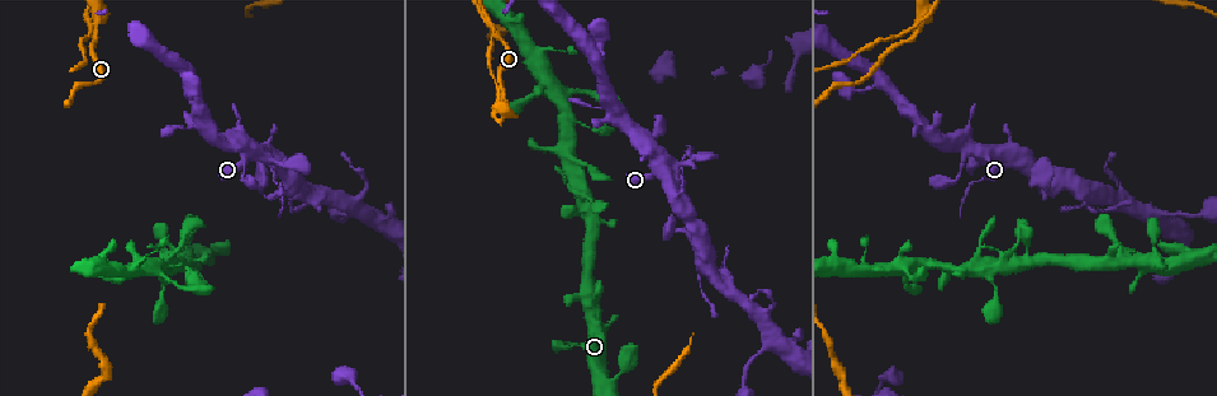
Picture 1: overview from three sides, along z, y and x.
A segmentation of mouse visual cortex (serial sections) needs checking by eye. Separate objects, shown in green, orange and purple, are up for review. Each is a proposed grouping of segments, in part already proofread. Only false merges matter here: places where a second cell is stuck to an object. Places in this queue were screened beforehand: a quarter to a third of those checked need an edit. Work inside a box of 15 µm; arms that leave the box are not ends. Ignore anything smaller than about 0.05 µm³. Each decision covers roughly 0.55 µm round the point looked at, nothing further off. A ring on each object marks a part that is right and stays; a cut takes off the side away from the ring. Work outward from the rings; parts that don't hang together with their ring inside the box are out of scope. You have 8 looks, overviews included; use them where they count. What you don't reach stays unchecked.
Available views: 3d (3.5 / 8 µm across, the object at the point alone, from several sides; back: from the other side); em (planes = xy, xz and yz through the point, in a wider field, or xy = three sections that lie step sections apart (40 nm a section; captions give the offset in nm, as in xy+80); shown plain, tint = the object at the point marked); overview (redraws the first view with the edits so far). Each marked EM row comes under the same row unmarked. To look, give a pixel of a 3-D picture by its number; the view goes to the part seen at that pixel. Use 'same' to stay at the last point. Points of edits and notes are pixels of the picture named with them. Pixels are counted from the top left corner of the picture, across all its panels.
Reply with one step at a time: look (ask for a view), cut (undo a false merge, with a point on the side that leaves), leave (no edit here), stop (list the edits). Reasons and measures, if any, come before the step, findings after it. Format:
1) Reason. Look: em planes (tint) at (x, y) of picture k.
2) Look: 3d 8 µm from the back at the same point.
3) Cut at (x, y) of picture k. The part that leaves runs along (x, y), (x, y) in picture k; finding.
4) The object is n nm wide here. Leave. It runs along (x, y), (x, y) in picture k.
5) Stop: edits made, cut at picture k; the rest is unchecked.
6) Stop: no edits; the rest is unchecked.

Abrupt turn. Look: 3d 3.5 µm from the back at (503, 99) of picture 1.

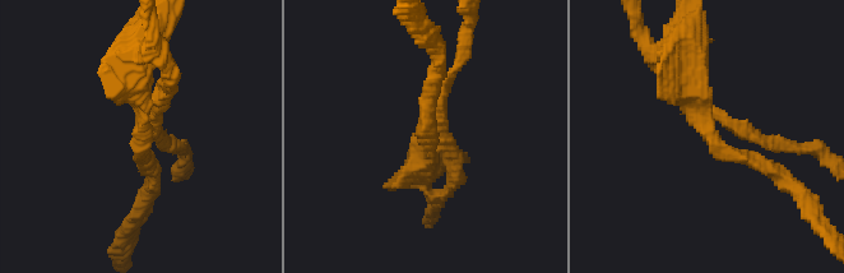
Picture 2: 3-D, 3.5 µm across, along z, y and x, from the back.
Look: em xy step 3 (tint) at (699, 112) of picture 2.

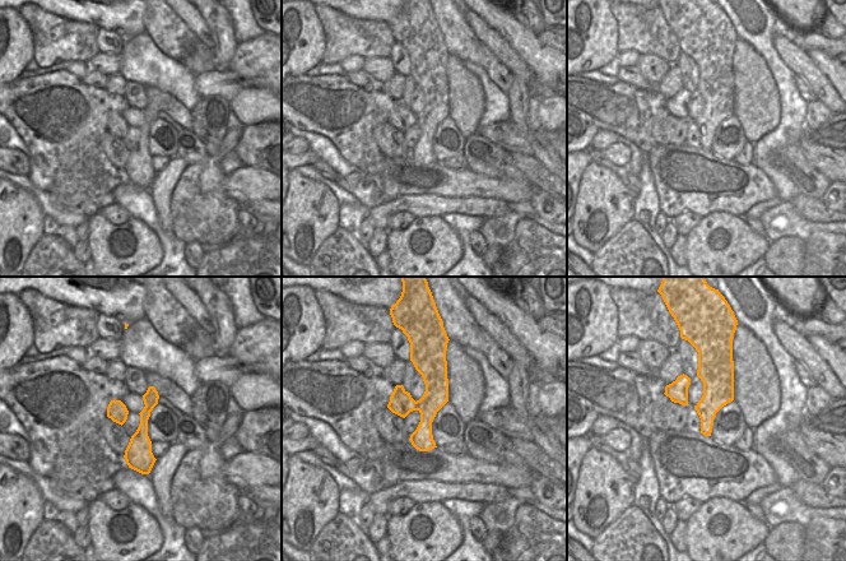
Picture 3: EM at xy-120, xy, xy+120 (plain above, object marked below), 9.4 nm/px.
Another direction. Look: em xy step 2 (tint) at the same point.

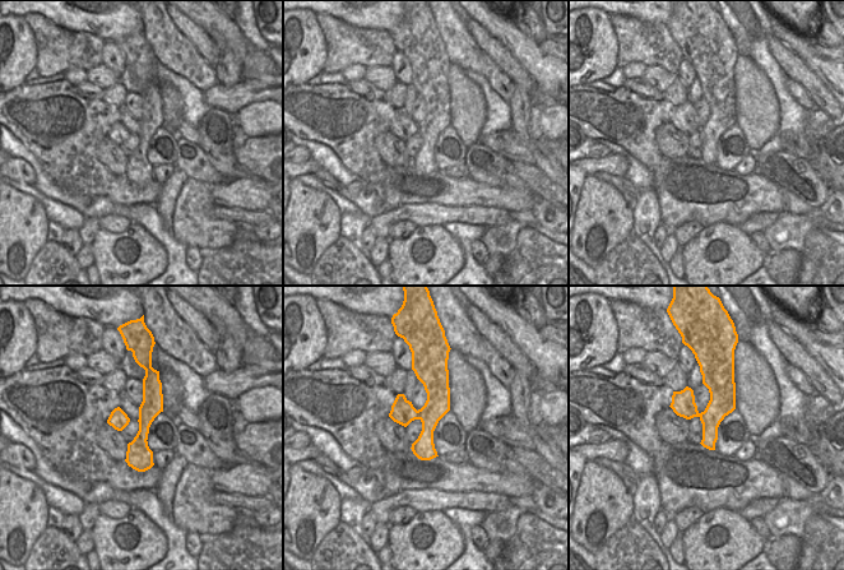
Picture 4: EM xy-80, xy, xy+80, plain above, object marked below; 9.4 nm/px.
Cut at (745, 129) of picture 2. The part that leaves runs along (713, 114), (769, 144), (801, 148) in picture 2; two cells meet here.

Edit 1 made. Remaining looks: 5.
Look: overview.

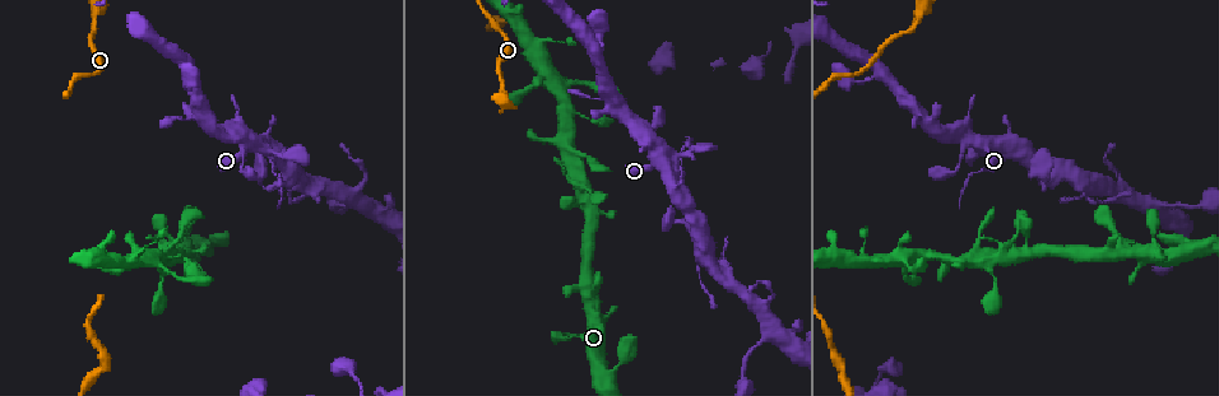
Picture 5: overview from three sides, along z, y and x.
Sharp bend. Look: 3d 3.5 µm at (592, 121) of picture 5.

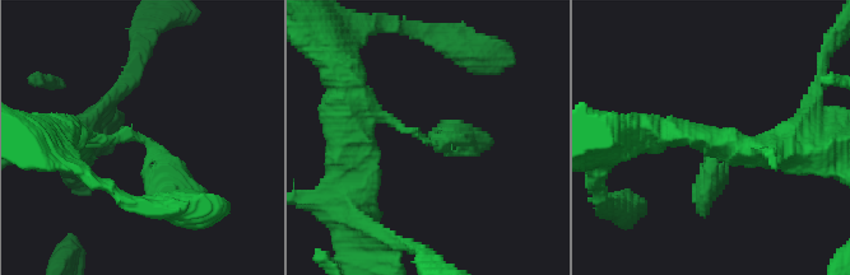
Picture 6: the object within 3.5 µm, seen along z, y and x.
Look: em xy step 5 (tint) at (422, 137) of picture 6.

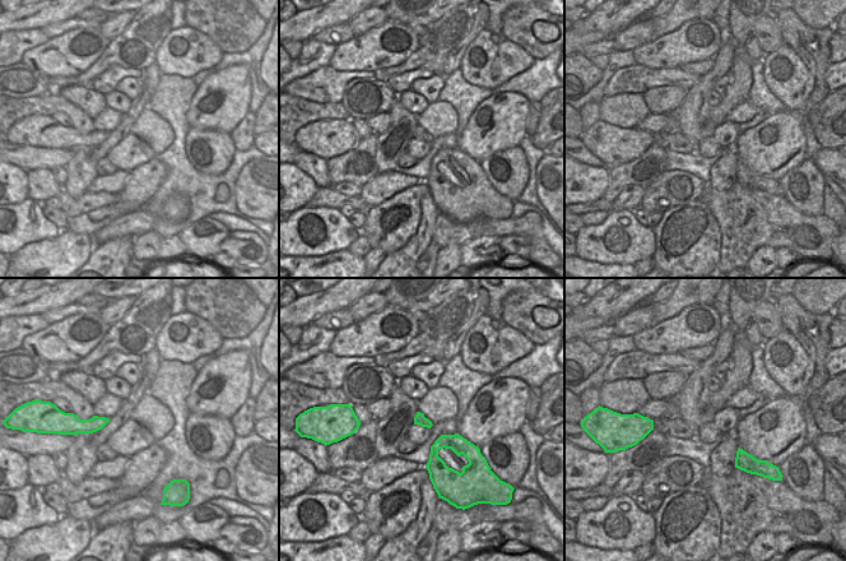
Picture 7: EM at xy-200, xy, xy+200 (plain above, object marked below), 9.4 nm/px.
Look: em xy step 3 (tint) at the same point.

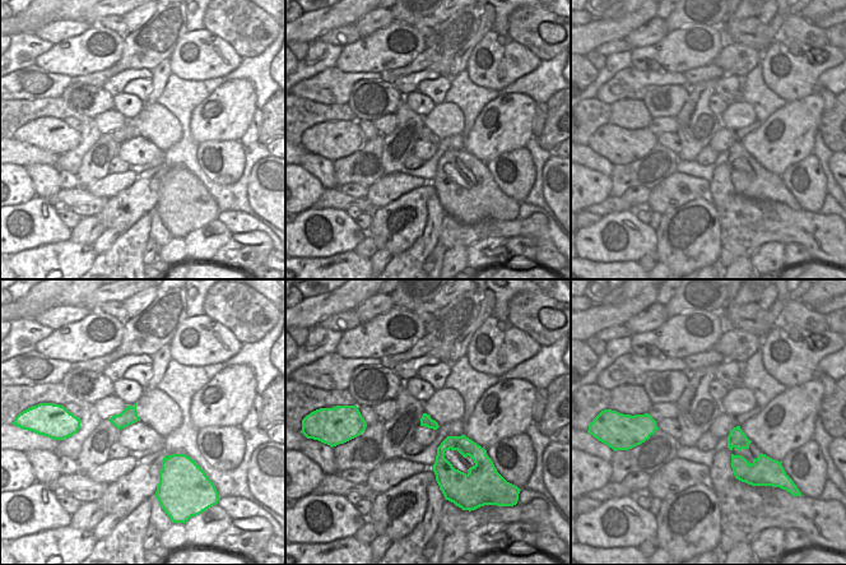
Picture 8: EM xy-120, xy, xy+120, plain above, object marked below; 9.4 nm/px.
Leave. It runs along (347, 135), (371, 119), (433, 145), (453, 131) in picture 6; all the same cell.

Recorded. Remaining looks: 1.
Stop: edits made, cut at picture 2; the rest is unchecked.

